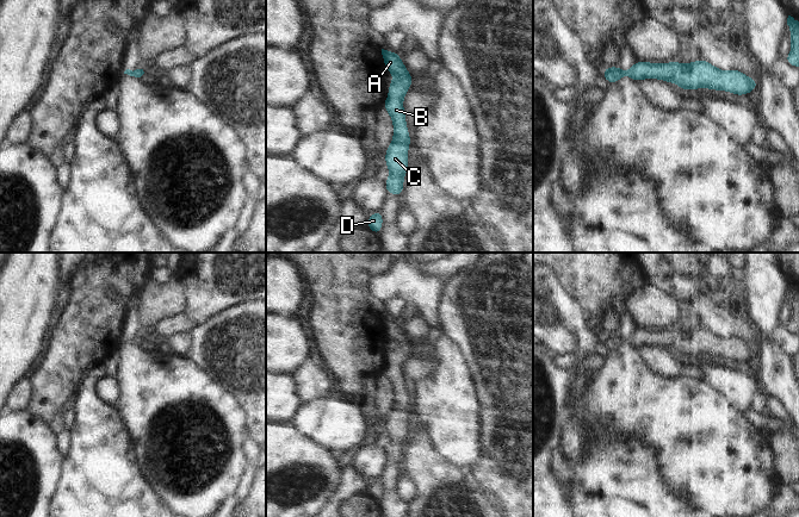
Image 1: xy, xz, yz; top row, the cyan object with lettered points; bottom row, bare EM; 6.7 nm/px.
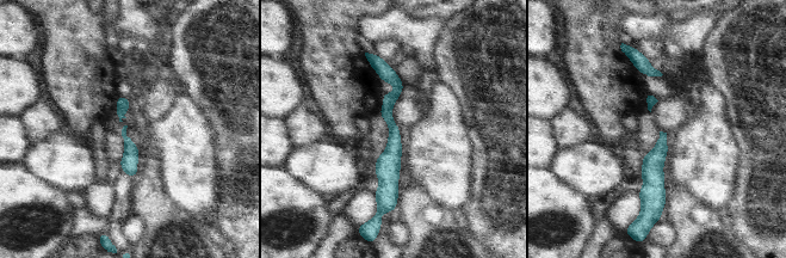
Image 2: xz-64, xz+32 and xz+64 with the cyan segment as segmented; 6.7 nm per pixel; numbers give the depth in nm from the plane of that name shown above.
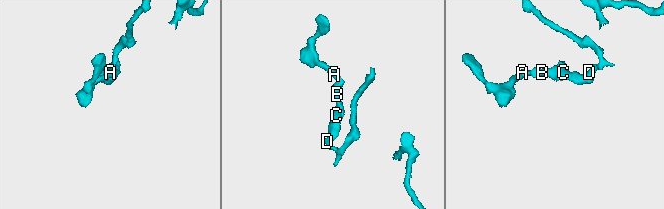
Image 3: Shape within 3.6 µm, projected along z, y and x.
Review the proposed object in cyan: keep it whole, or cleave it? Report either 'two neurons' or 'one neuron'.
one neuron

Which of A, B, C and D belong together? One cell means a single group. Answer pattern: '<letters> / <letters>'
A B C D

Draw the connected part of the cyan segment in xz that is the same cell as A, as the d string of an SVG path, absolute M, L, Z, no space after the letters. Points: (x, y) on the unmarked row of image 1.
M382 316L382 322L385 335L397 344L389 350L389 365L384 367L384 375L394 388L394 406L385 421L385 431L390 437L390 444L384 451L386 460L401 463L408 435L408 413L413 407L408 403L403 363L408 360L414 344L405 336L400 322L384 316Z

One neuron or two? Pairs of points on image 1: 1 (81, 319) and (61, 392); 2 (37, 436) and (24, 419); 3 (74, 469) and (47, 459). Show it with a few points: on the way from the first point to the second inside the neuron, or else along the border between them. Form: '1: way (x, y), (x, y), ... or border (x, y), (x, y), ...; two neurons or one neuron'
1: way (81, 337), (61, 374); one neuron
2: way (33, 433), (24, 423); one neuron
3: border (63, 458), (61, 475), (54, 492); two neurons

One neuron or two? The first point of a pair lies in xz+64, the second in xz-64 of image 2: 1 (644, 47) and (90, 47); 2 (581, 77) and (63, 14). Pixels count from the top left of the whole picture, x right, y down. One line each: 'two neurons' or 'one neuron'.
1: two neurons
2: one neuron

